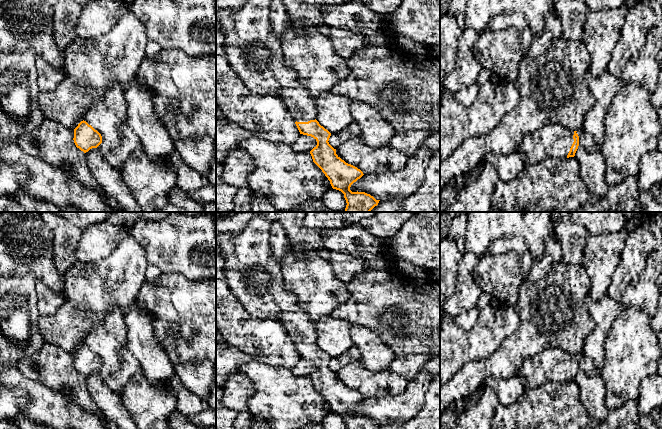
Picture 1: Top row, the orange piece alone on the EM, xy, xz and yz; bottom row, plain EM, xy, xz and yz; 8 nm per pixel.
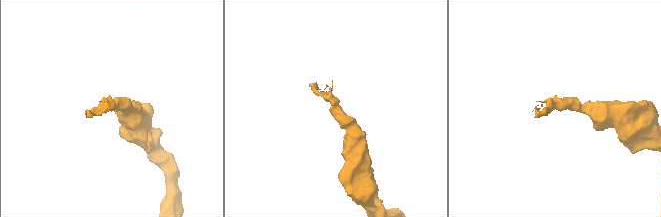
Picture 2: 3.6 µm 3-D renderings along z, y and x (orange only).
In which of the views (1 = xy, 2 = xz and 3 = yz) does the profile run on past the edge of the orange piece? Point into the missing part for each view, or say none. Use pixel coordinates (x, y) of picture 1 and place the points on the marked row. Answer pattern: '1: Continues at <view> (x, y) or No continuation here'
1: No continuation here
2: Continues at xz (253, 51)
3: Continues at yz (553, 141)

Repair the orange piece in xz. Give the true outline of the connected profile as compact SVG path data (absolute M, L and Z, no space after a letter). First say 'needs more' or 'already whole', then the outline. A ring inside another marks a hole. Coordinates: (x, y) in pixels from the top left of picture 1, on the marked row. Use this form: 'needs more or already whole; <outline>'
needs more; M246 0L239 10L216 16L225 36L225 58L252 93L279 96L296 121L300 134L311 136L317 141L317 145L310 151L313 162L328 178L332 188L344 194L347 203L344 212L370 212L380 200L365 192L350 190L351 185L364 174L336 154L336 149L328 142L331 133L316 120L316 101L300 82L296 72L284 62L282 45L276 37L276 31L269 17L271 2L272 0Z

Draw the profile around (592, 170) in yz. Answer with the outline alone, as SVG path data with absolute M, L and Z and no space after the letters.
M583 129L576 133L579 136L579 146L575 153L579 176L591 193L602 198L608 192L610 185L605 179L605 161L601 148L595 145L592 136Z

